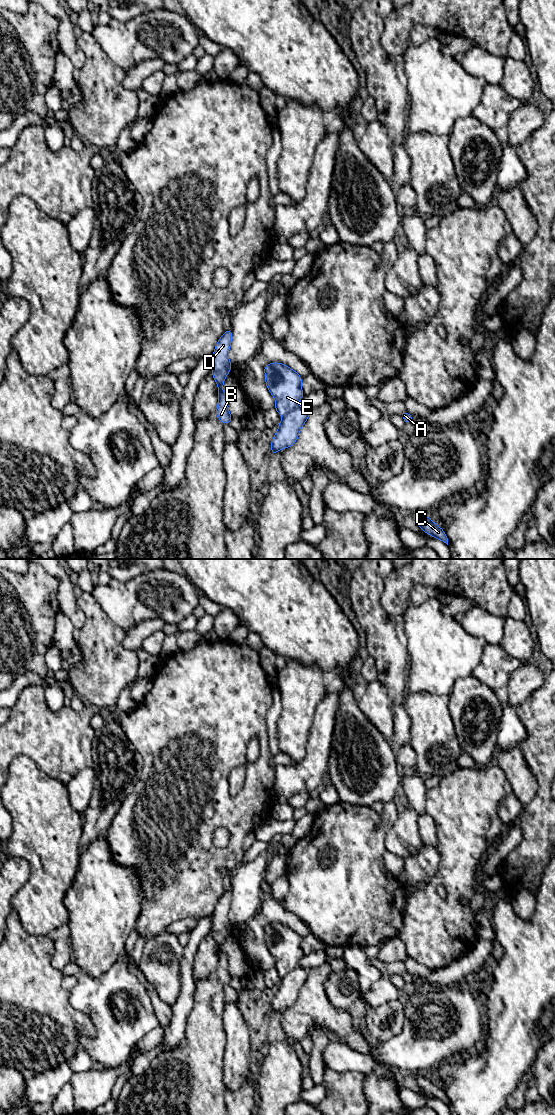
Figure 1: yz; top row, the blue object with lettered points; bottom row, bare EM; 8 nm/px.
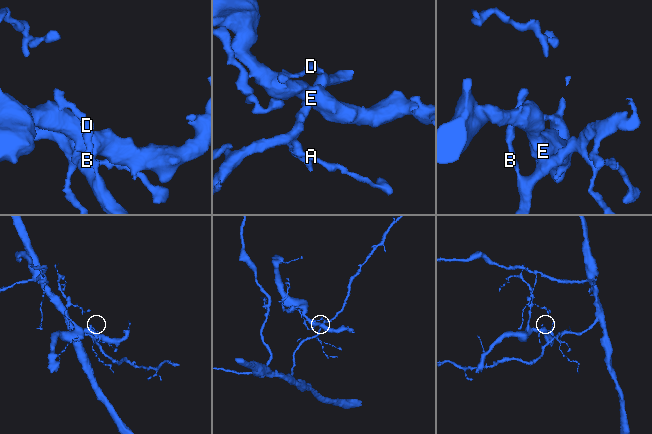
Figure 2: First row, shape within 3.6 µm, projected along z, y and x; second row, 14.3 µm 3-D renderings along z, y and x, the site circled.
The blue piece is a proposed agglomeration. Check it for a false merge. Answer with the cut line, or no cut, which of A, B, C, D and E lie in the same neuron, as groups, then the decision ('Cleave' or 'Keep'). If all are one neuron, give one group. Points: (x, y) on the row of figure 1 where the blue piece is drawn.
Split along yz (296, 406), (285, 415). Groups: A B C D / E. Cleave

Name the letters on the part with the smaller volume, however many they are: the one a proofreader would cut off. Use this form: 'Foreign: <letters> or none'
Foreign: E

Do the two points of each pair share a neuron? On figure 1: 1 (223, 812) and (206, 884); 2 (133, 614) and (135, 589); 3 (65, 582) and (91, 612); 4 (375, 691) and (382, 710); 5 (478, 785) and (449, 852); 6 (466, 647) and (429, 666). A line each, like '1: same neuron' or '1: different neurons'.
1: same neuron
2: same neuron
3: different neurons
4: same neuron
5: same neuron
6: same neuron

